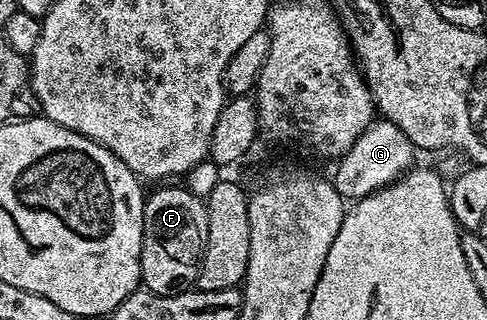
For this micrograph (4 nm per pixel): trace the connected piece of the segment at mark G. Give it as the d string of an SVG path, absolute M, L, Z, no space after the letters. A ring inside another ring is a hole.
M376 120L371 123L369 129L362 134L349 148L349 152L338 159L333 175L333 181L337 192L345 200L358 200L369 196L374 190L380 190L390 186L412 169L411 162L417 157L417 151L413 143L407 139L405 132L397 128L397 124L386 120Z

